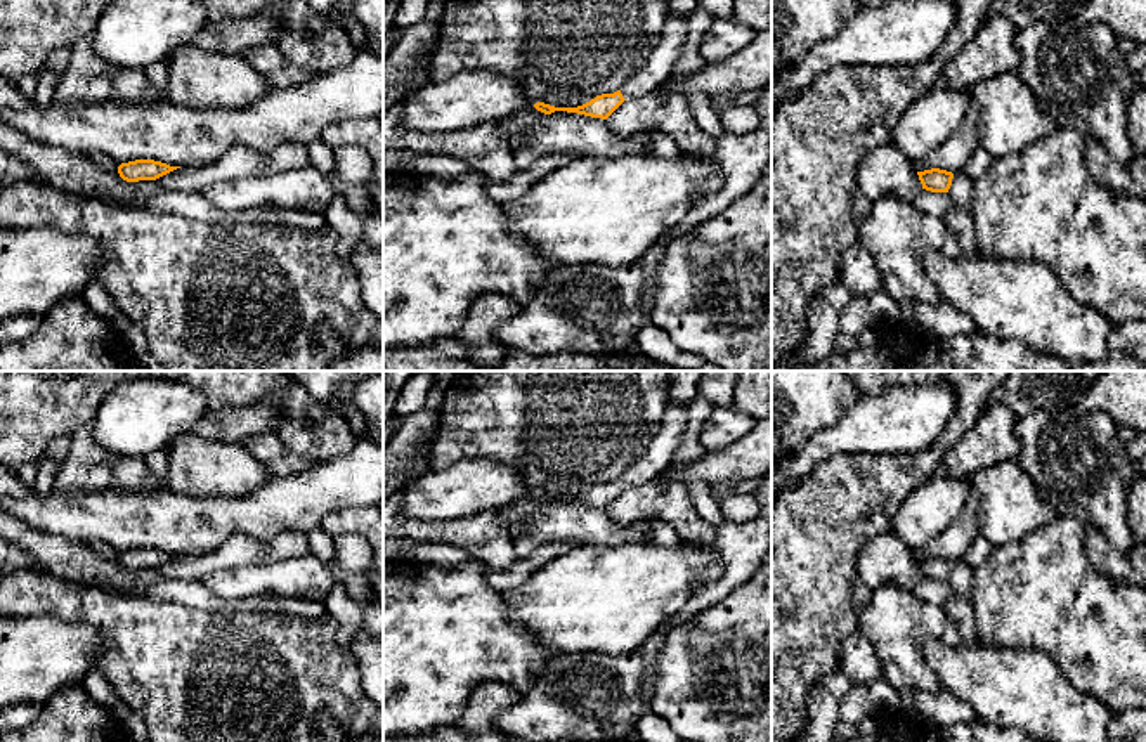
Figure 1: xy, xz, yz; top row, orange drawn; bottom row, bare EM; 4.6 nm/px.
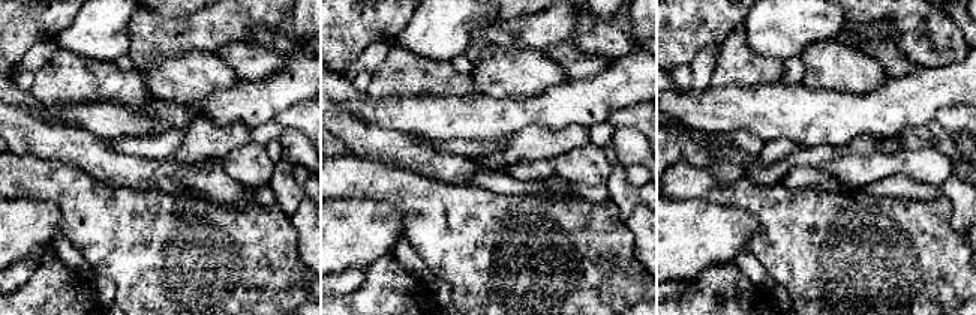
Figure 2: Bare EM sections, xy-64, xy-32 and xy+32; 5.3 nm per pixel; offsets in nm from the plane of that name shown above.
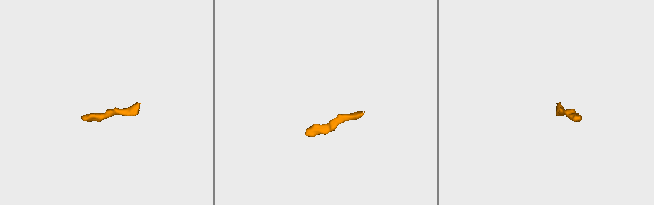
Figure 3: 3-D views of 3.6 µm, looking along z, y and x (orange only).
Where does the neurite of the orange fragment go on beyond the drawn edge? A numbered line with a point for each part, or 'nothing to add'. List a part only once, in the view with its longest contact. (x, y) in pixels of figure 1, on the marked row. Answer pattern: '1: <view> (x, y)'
1: xz (670, 47)

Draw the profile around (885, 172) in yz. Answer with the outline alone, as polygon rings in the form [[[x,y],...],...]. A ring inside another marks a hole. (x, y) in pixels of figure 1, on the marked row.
[[[891,142],[870,151],[856,173],[858,191],[870,201],[895,196],[914,203],[922,191],[917,170]]]

